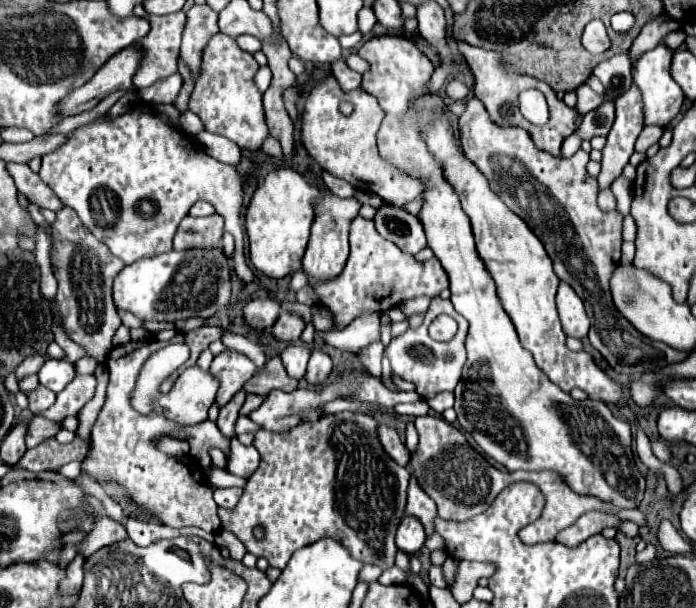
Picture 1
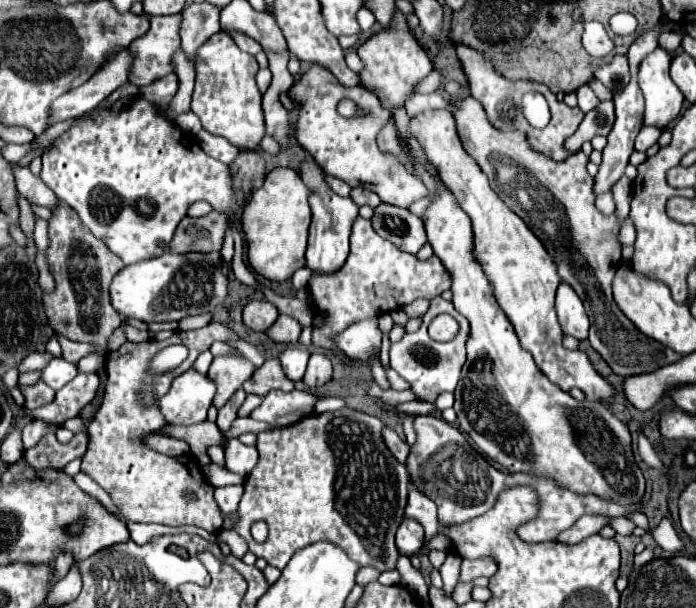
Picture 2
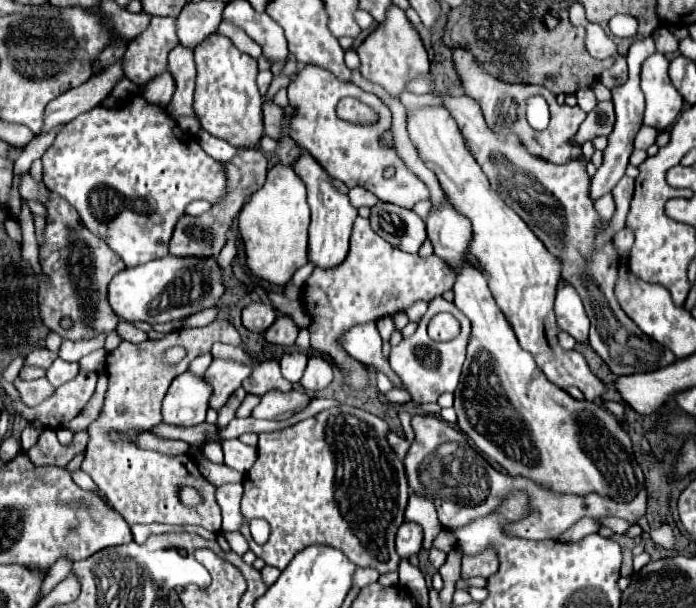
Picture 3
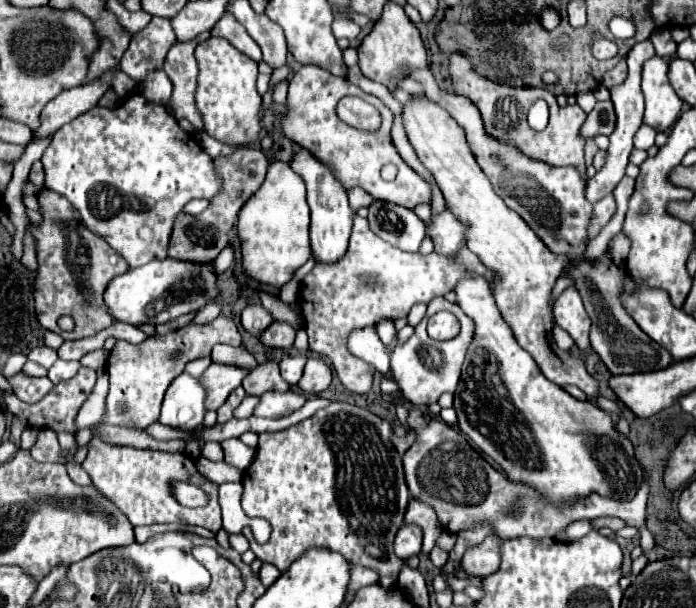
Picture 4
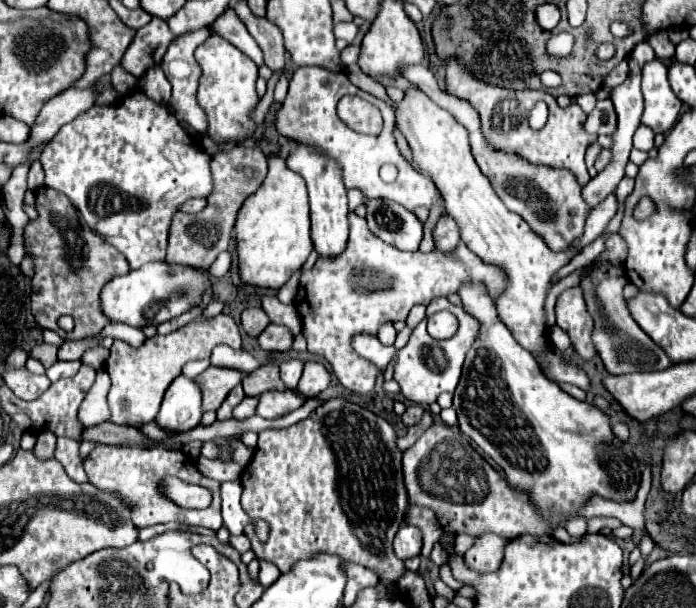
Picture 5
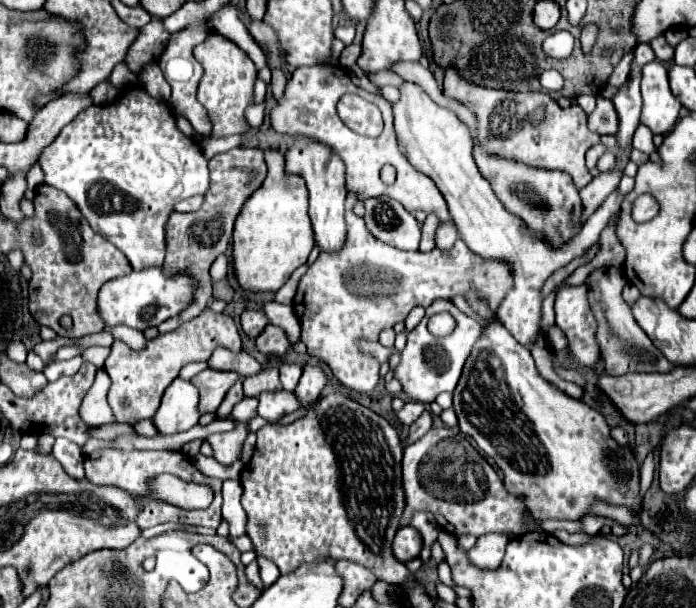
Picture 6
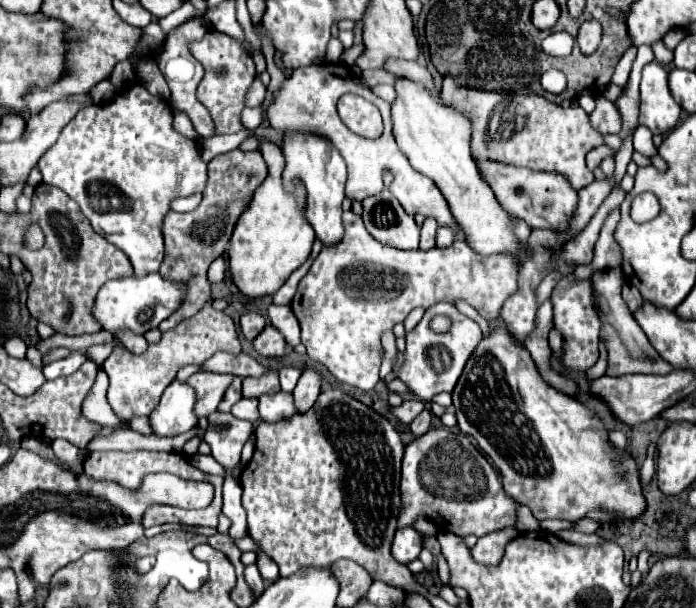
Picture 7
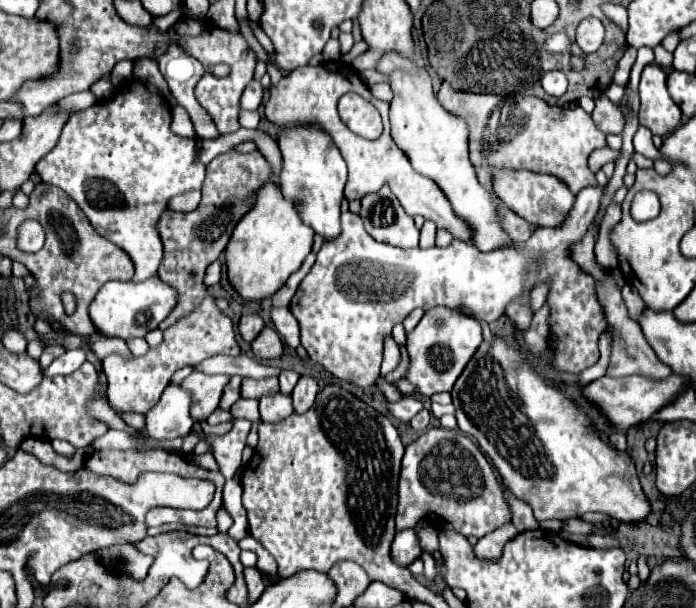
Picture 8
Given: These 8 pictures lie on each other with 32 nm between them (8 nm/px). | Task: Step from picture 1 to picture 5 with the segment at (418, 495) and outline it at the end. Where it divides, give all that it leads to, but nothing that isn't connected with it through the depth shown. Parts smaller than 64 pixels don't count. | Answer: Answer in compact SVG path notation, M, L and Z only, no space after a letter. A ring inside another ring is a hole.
M412 506L406 514L406 522L414 524L422 530L424 534L424 546L422 546L422 556L430 556L432 546L440 540L442 536L442 528L434 516L434 512L430 508L422 508L422 506Z

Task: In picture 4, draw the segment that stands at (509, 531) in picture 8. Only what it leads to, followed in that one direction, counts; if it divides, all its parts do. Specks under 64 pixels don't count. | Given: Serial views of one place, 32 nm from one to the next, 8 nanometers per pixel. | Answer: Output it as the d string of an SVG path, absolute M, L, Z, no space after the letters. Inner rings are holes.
M488 538L484 544L480 544L474 550L468 550L462 558L462 570L468 576L490 576L500 566L500 550L498 540Z

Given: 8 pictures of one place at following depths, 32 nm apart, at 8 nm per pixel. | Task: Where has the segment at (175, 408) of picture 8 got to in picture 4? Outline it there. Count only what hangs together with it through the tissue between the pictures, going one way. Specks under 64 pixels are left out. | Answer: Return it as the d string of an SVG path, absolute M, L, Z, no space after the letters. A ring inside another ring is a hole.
M180 374L166 390L162 402L160 422L174 428L196 428L202 426L206 414L206 388L198 378Z

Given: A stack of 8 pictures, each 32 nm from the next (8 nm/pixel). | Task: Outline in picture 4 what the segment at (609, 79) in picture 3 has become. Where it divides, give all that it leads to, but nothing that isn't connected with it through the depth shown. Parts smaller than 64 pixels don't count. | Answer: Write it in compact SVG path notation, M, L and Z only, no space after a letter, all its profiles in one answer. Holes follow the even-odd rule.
M620 60L612 70L608 70L604 76L602 76L602 84L610 90L612 86L618 86L626 80L628 76L628 66L626 66L626 60Z

